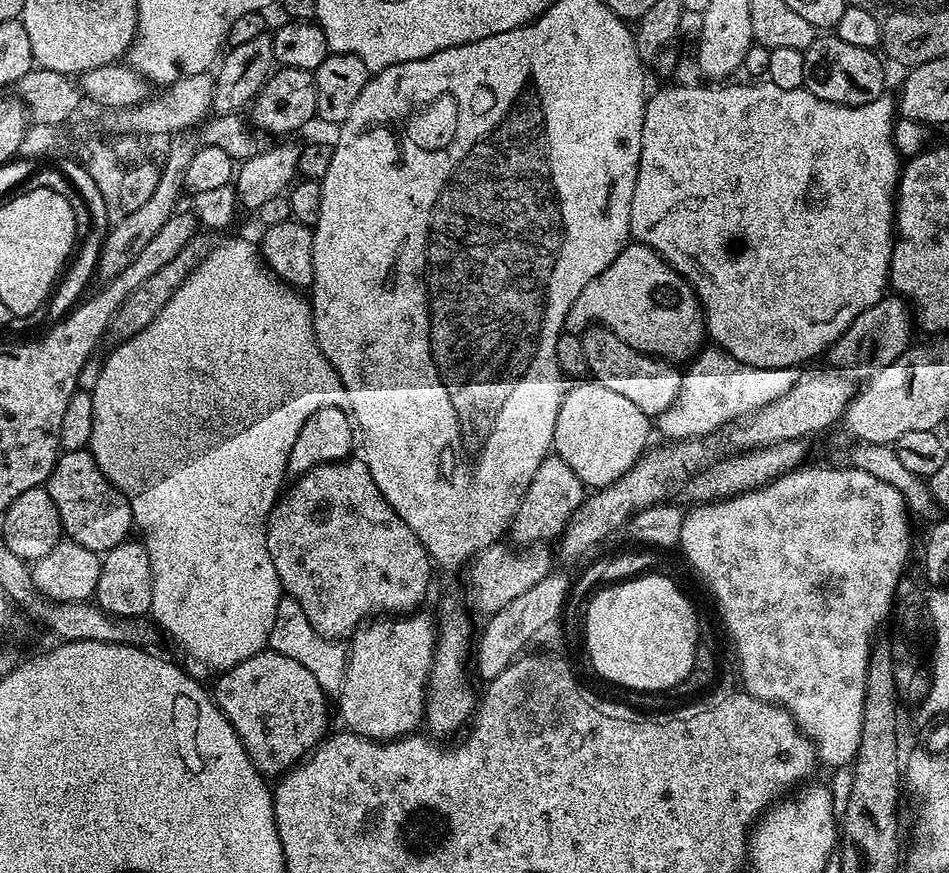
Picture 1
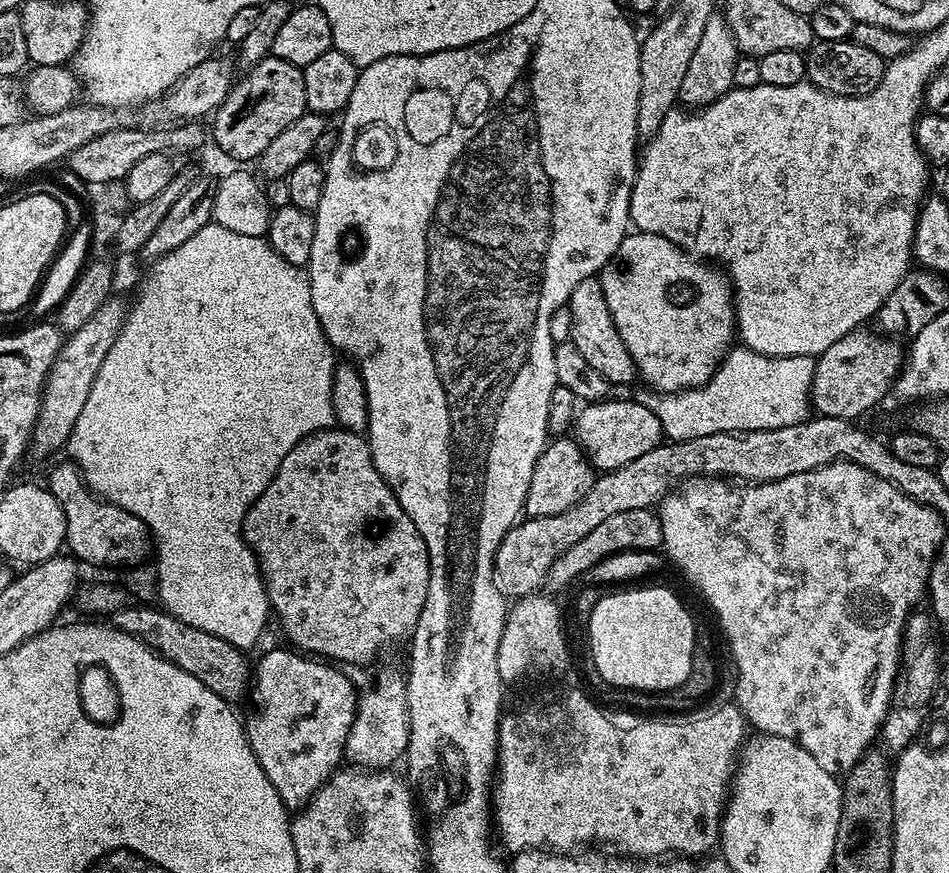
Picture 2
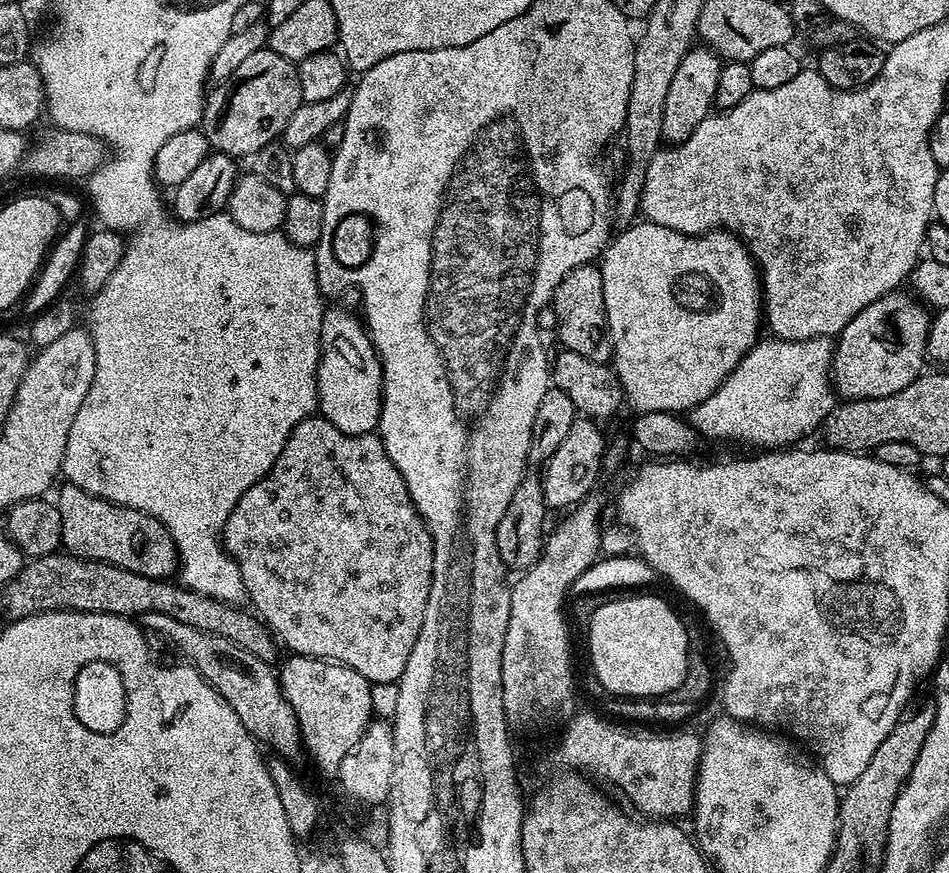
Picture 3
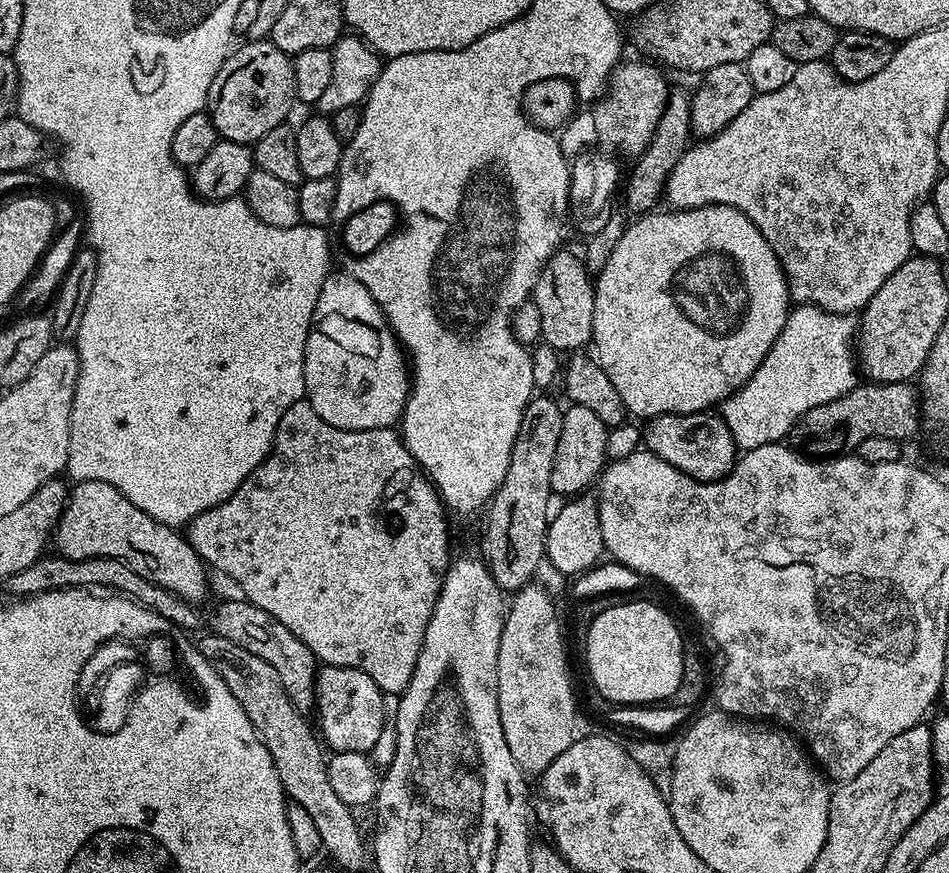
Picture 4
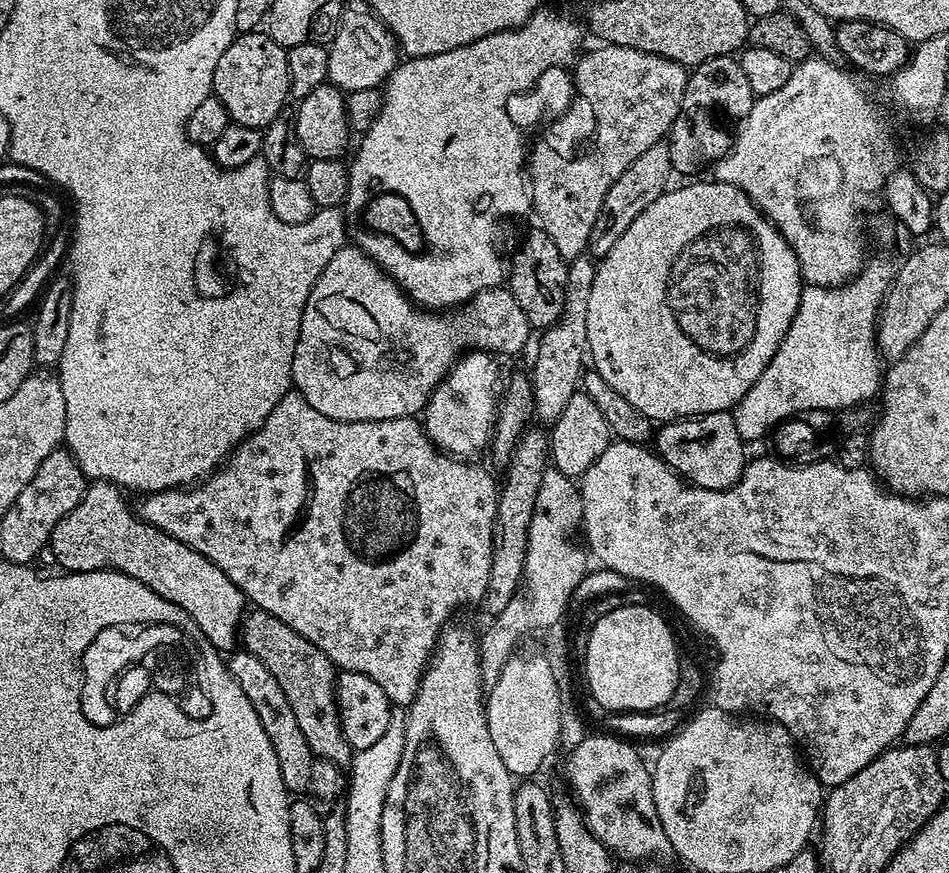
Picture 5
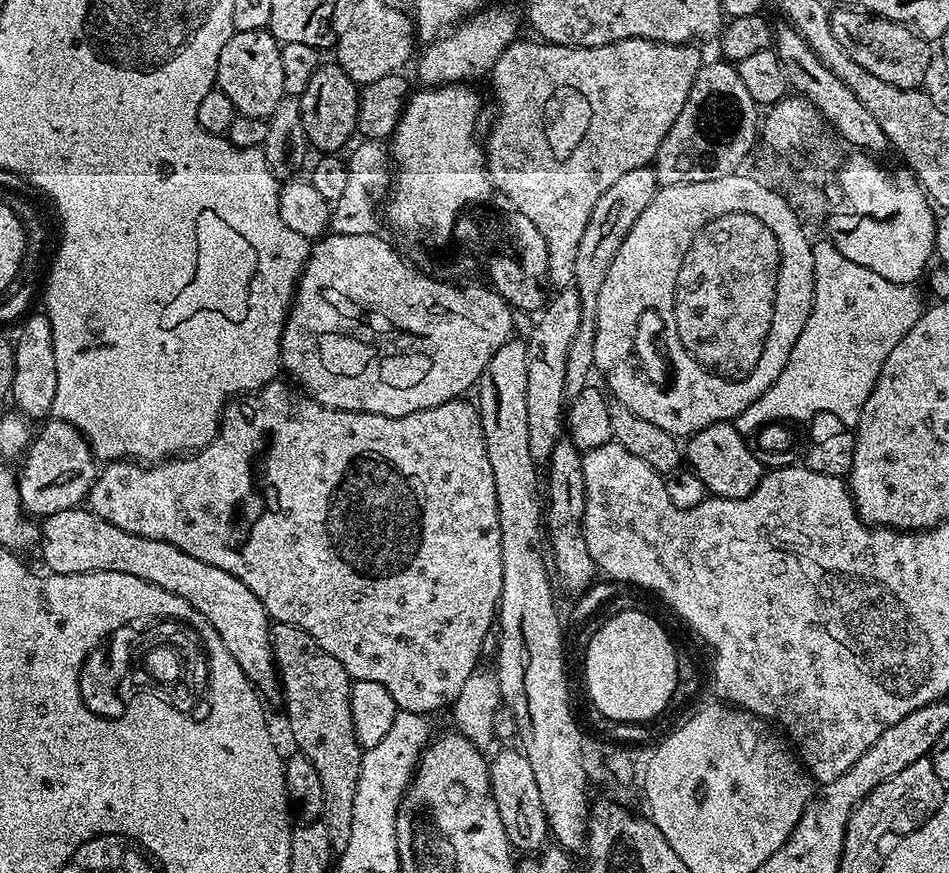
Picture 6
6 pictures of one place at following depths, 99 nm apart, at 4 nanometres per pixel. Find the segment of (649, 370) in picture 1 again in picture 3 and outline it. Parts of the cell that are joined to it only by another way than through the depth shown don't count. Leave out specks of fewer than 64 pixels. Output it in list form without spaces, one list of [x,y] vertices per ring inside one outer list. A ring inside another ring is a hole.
[[[595,263],[583,264],[562,278],[552,296],[550,312],[556,315],[556,332],[565,349],[599,364],[612,359],[612,339],[608,337],[606,298],[602,294],[602,274]]]

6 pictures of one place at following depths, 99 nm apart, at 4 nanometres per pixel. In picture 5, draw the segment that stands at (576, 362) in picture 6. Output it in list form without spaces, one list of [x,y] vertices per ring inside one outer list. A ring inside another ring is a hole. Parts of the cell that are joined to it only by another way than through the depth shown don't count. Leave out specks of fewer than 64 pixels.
[[[661,142],[650,146],[650,150],[646,150],[646,154],[642,154],[642,158],[635,160],[622,174],[622,178],[618,178],[618,182],[614,182],[614,186],[610,186],[610,190],[602,202],[602,210],[594,222],[594,230],[590,234],[588,252],[596,258],[607,256],[608,251],[614,246],[614,242],[618,242],[618,238],[622,238],[622,234],[626,234],[630,222],[634,222],[634,218],[638,218],[638,214],[642,214],[642,210],[646,210],[646,206],[650,206],[650,202],[654,202],[654,198],[658,198],[663,192],[668,191],[670,187],[668,179],[673,179],[673,176],[667,143]]]

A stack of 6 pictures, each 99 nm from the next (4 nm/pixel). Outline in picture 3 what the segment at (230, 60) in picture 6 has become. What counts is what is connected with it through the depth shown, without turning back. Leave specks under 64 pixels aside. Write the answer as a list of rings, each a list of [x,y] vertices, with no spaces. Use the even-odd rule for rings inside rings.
[[[265,47],[250,58],[246,58],[230,74],[230,78],[215,85],[216,89],[207,93],[204,101],[204,118],[202,131],[208,139],[209,149],[221,152],[233,158],[243,158],[262,150],[262,146],[279,141],[284,134],[286,122],[294,115],[294,110],[302,103],[302,90],[298,86],[296,64],[291,60],[282,58],[282,54],[274,54],[272,49]]]

